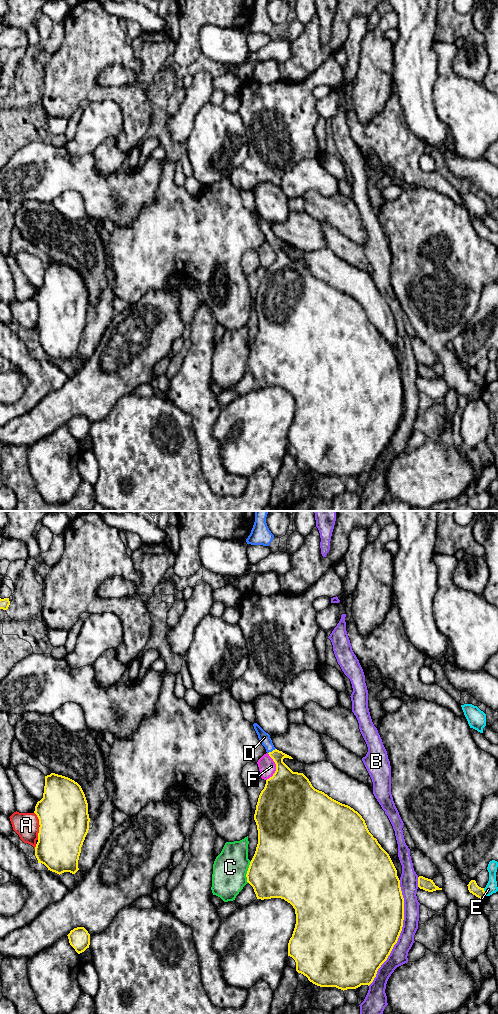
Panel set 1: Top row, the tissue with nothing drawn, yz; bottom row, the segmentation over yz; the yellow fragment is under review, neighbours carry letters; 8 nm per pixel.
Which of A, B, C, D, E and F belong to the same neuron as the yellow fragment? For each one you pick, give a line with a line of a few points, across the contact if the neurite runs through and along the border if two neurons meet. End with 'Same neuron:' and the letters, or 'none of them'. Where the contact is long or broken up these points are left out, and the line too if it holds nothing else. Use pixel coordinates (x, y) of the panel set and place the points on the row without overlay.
D: Line: yz (284, 267), (278, 245), (272, 239), (264, 225)
Same neuron: D

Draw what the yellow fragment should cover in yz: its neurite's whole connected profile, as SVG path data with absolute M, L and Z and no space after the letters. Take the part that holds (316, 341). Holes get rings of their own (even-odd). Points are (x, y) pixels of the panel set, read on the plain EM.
M254 211L253 214L266 240L275 250L276 259L272 265L266 268L265 275L261 279L256 293L254 308L258 318L258 332L246 362L247 370L253 375L257 387L281 386L290 391L295 397L296 412L288 431L288 444L295 448L298 461L303 462L310 470L320 475L336 475L344 479L356 477L361 473L369 474L376 465L378 457L387 448L394 433L397 431L403 415L404 386L397 358L389 342L369 320L362 304L350 294L342 292L324 280L315 277L303 261L293 260L283 250L284 246L293 246L277 238L272 231L270 223L257 211Z

